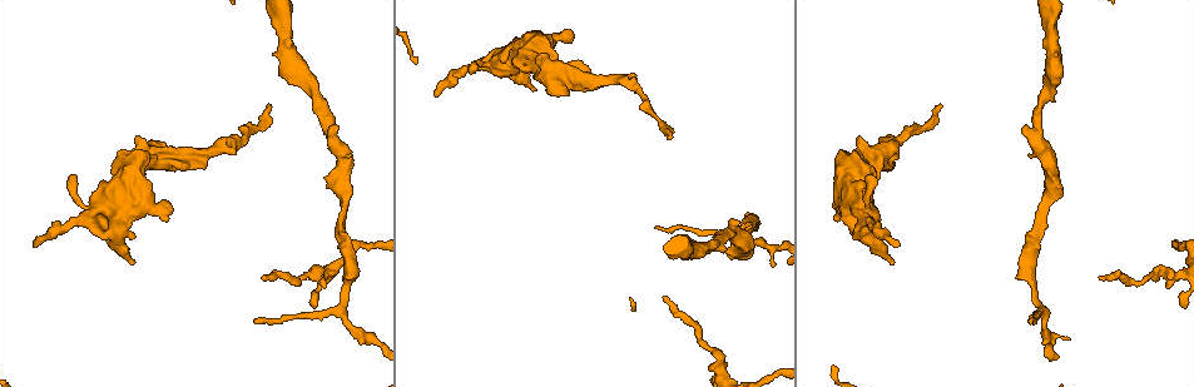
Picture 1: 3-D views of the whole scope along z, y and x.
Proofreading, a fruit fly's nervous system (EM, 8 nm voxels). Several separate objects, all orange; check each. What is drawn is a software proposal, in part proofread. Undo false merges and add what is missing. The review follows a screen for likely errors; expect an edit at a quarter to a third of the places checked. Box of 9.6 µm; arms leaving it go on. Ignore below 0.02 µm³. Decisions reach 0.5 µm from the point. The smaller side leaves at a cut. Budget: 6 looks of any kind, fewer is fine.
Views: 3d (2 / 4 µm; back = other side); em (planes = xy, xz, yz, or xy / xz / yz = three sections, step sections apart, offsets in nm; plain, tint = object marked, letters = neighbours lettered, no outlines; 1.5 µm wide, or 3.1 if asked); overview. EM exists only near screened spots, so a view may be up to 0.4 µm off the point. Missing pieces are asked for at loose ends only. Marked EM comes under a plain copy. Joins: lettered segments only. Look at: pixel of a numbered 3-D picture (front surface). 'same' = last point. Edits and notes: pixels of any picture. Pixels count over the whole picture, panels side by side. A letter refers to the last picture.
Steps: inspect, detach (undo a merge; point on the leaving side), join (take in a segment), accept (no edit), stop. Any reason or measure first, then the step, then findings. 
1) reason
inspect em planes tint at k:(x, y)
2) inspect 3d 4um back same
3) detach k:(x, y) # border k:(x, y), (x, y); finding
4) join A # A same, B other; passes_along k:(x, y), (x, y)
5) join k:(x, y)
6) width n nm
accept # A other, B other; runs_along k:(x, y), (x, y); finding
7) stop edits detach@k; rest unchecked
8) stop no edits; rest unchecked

inspect em planes letters at 1:(433, 93)

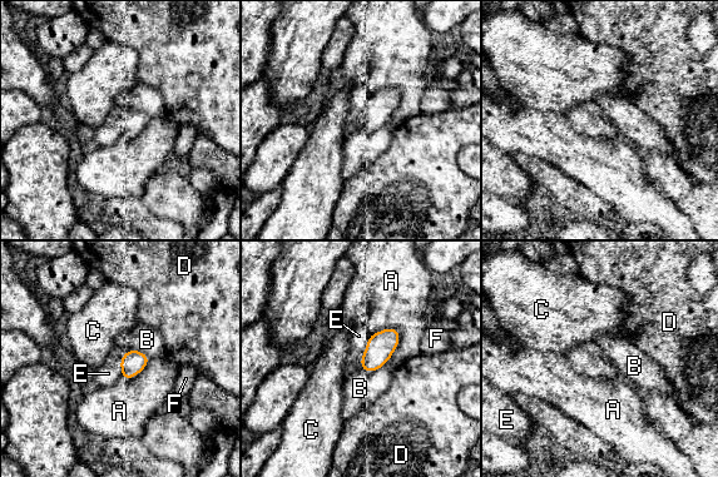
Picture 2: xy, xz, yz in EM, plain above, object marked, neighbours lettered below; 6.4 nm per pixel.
join E # A other, B other, C other, D other, E same, F other; it goes on there

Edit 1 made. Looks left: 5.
inspect overview

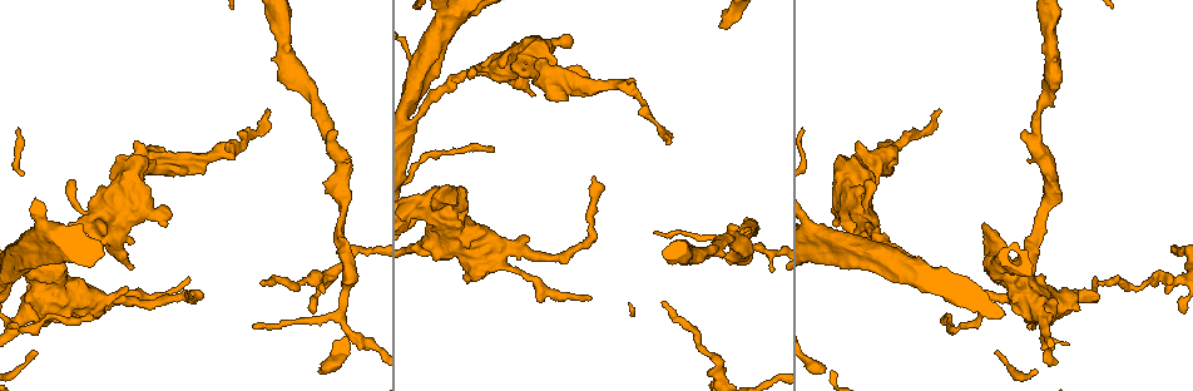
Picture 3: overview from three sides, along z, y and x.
branch stops here
inspect em planes letters at 3:(130, 267)

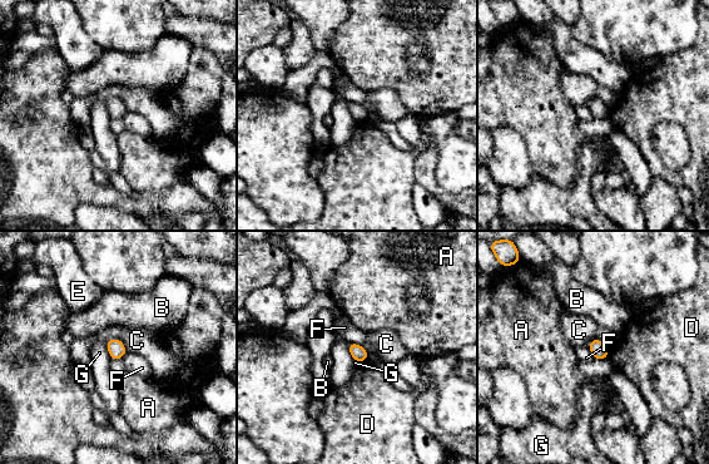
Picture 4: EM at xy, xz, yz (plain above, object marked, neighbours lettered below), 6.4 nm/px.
accept # A other, B other, C other, D other, E other, F other, G other; border 4:(348, 341), (360, 344), (368, 359); no lettered segment goes on from it

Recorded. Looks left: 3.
long arm stops here
inspect 3d 2um at 3:(1099, 281)

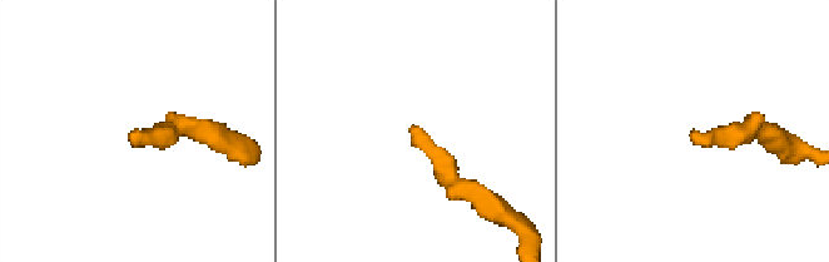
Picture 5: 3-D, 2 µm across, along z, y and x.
inspect em planes letters at 5:(413, 125)

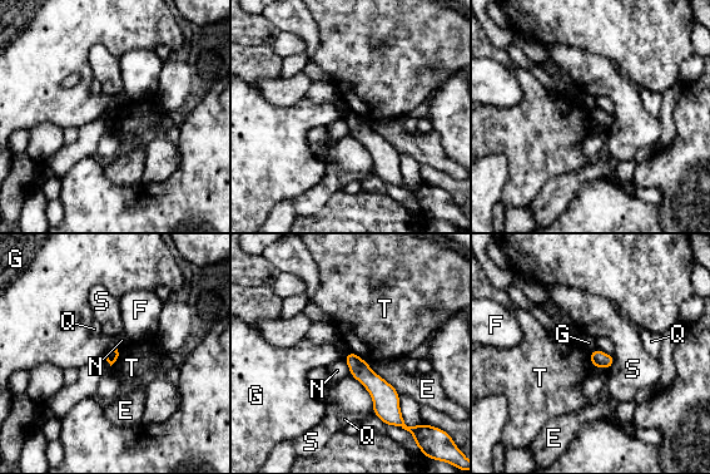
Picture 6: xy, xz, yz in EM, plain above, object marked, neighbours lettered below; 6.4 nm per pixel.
accept # E other, F other, G other, N other, Q other, S other, T other; runs_along 6:(349, 356), (385, 395), (390, 418); no lettered segment goes on from it

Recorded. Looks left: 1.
stop edits join@2; rest unchecked

